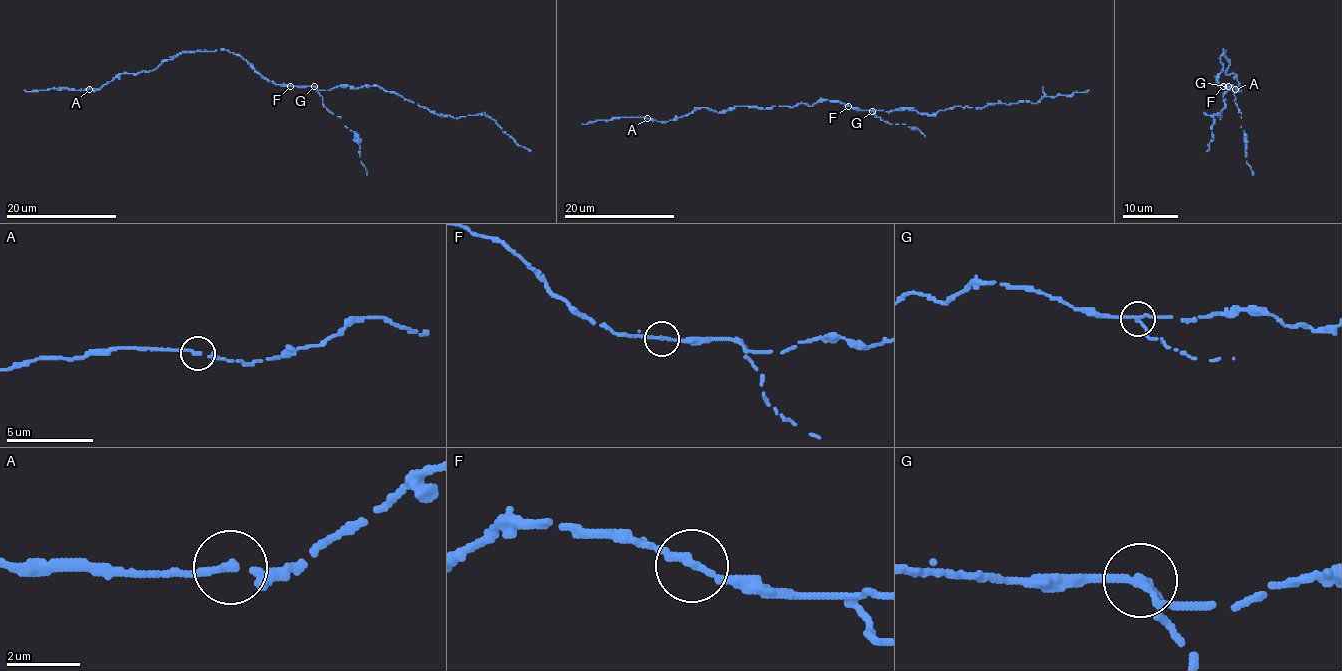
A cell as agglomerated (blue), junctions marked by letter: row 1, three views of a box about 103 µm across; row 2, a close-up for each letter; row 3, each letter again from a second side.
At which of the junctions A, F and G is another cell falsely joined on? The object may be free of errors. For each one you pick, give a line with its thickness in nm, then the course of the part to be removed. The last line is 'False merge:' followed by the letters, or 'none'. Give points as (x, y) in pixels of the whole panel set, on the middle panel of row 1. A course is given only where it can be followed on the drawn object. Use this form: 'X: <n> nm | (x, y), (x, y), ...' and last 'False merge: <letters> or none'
G: 180 nm | (872, 112), (890, 124), (918, 128), (925, 136)
False merge: G

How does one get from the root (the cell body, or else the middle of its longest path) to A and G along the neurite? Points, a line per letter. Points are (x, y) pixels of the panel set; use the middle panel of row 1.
A: (839, 102), (735, 106), (718, 113), (700, 107), (668, 121), (647, 118)
G: (839, 102), (872, 112)

